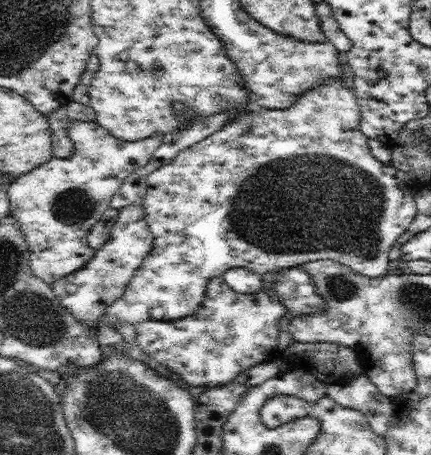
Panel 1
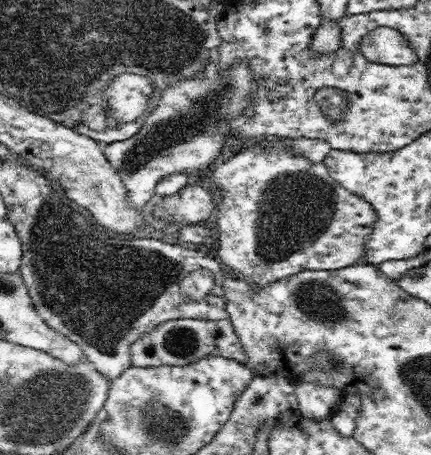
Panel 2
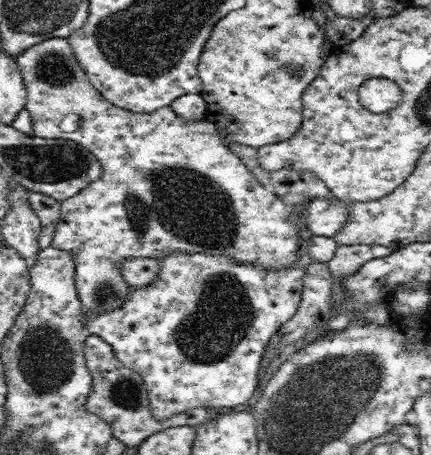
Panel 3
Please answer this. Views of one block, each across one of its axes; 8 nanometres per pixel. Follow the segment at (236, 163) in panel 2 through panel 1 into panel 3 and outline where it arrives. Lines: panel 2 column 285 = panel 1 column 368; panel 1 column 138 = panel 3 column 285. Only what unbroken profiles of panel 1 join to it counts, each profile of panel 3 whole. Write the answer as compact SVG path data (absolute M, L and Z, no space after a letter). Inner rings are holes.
M306 200L302 206L292 208L294 224L300 232L300 254L298 262L288 266L288 270L272 272L256 266L240 266L232 258L212 254L172 254L158 258L156 280L142 290L132 290L120 310L88 316L84 324L86 332L108 342L114 358L142 376L148 390L150 414L158 422L196 408L234 408L252 398L260 384L258 370L264 350L272 336L296 316L302 304L304 276L314 262L308 254L308 240L314 234L306 226L310 202Z

